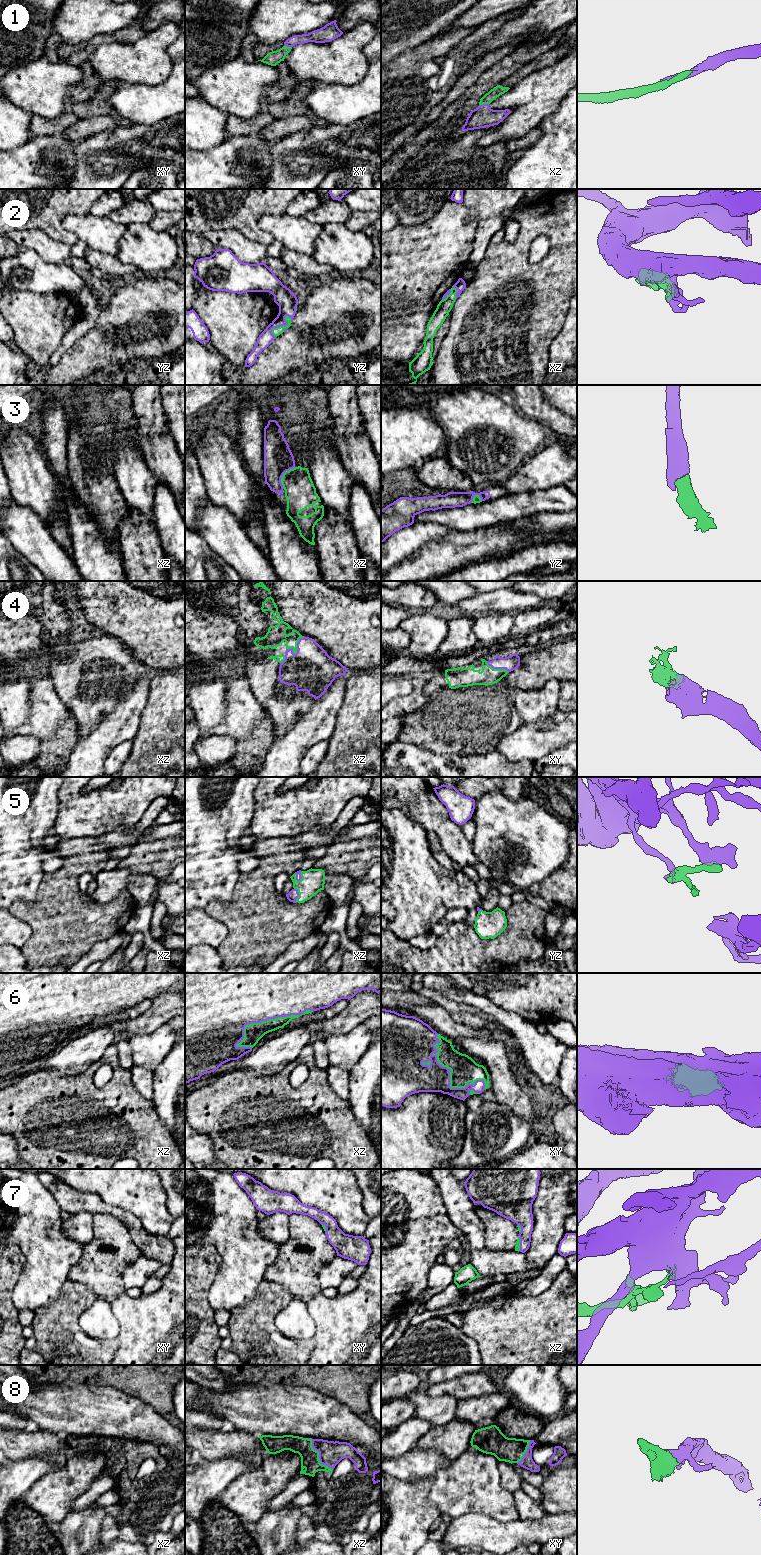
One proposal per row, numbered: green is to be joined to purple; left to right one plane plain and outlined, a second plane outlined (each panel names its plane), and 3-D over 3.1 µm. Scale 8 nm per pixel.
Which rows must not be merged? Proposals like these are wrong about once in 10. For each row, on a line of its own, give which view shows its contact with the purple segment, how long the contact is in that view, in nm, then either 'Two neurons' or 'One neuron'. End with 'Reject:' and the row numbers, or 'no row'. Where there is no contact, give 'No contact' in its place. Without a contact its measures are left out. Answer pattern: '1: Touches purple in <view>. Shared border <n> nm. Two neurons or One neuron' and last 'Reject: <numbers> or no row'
1: Touches purple in xz. Shared border 80 nm. One neuron
2: Touches purple in yz. Shared border 200 nm. One neuron
3: Touches purple in xz. Shared border 200 nm. One neuron
4: Touches purple in xz. Shared border 180 nm. One neuron
5: Touches purple in xz. Shared border 120 nm. One neuron
6: Touches purple in xy. Shared border 600 nm. One neuron
7: Touches purple in xz. Shared border 120 nm. One neuron
8: Touches purple in xz. Shared border 320 nm. One neuron
Reject: no row

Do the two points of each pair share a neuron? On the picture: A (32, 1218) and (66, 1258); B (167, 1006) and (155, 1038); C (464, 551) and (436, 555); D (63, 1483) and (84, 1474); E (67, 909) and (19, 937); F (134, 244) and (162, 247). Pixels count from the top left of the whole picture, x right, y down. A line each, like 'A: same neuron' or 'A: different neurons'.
A: same neuron
B: different neurons
C: same neuron
D: same neuron
E: different neurons
F: same neuron

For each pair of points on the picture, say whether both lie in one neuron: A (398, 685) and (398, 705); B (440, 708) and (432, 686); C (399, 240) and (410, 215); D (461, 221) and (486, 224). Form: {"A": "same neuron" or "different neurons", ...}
{"A": "different neurons", "B": "different neurons", "C": "different neurons", "D": "different neurons"}

